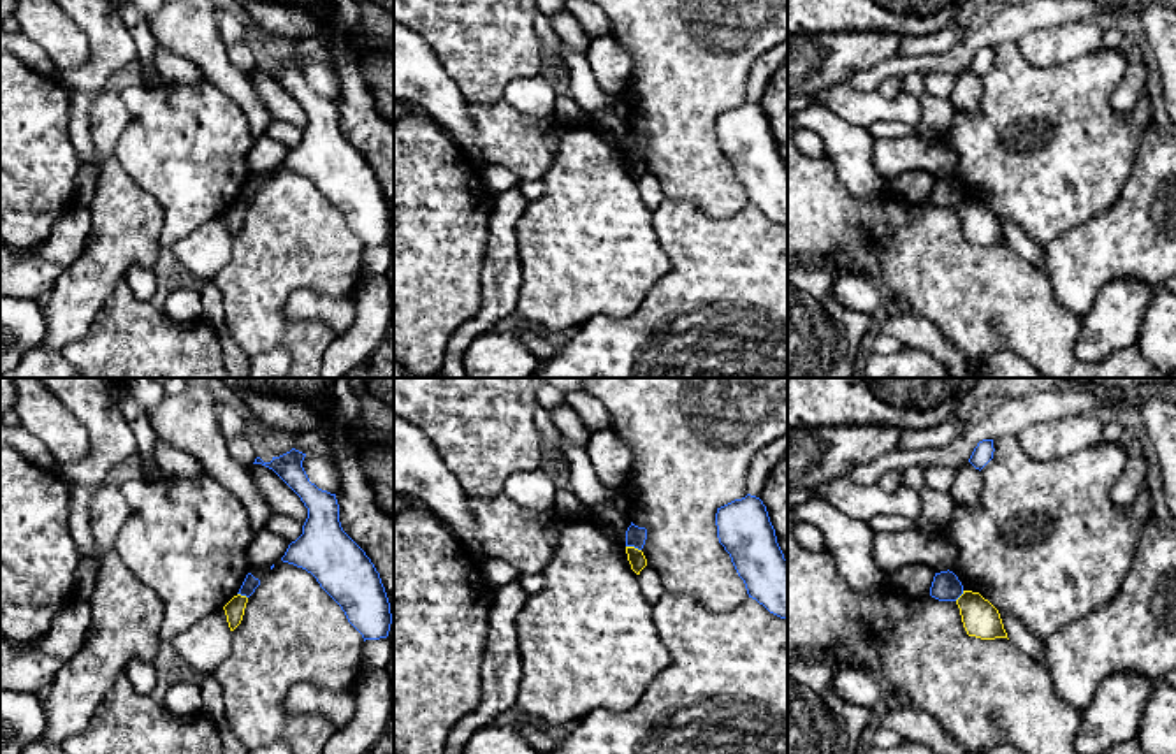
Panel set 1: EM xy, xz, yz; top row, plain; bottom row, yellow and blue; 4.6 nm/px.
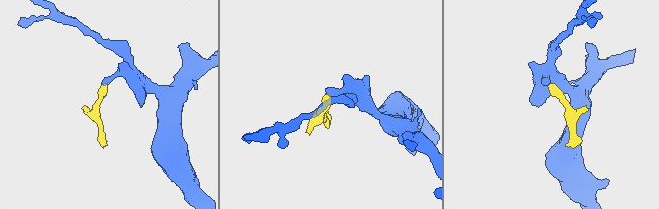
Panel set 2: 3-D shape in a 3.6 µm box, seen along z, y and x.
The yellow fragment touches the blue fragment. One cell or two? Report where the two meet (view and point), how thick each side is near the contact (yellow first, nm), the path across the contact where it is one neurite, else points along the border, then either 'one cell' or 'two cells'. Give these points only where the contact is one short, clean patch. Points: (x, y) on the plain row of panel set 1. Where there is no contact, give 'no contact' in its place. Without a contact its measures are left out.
meets yellow in xz at (633, 153); 80 nm thick on the yellow side, 100 nm on the other; border along xz (626, 152), (640, 157); two cells

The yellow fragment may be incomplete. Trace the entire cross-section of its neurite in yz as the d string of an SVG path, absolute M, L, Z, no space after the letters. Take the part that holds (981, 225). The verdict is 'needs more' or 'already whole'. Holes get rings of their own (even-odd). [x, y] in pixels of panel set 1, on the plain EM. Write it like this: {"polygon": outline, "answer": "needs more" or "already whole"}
{"polygon": "M963 197L956 211L969 243L981 246L1007 244L998 216L979 199Z", "answer": "already whole"}

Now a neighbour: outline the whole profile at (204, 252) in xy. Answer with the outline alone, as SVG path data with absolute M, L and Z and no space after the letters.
M220 214L206 221L190 236L176 243L171 251L200 283L213 281L232 257L232 237L225 216Z

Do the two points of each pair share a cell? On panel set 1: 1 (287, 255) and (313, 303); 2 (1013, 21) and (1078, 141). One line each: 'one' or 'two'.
1: two
2: two

